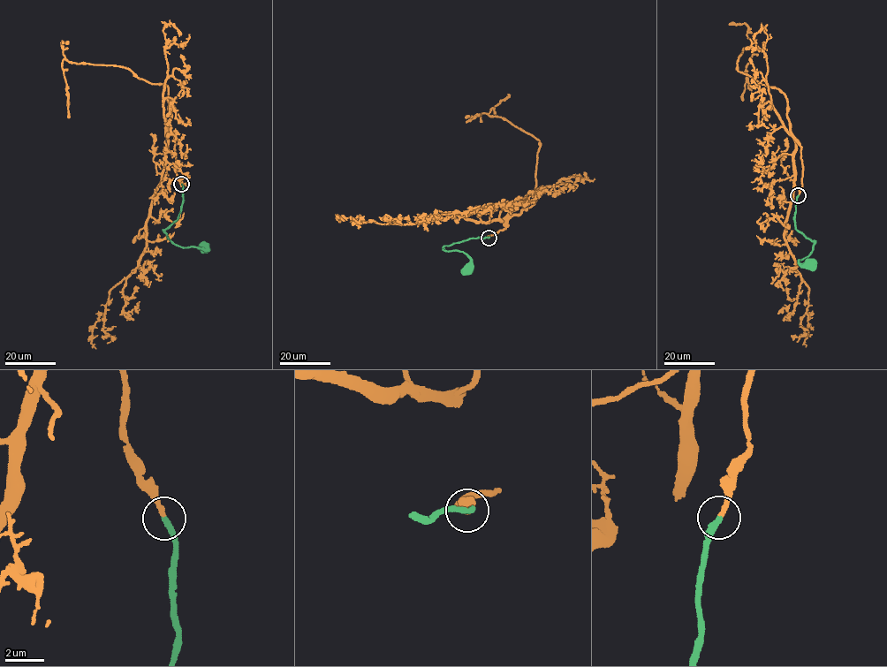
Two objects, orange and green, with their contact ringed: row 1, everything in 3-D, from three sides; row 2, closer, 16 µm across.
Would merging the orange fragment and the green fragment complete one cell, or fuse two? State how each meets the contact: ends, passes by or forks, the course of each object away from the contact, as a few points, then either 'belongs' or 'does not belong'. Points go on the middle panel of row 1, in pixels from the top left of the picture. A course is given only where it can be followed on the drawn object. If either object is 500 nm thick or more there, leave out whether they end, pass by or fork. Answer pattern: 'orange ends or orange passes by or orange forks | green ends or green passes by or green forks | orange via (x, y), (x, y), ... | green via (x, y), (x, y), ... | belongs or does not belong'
orange ends | green ends | orange via (488, 238), (505, 229), (502, 221), (477, 223), (451, 212), (418, 223), (379, 224), (337, 216), (337, 220) | green via (488, 238), (466, 239), (443, 247), (466, 253), (470, 260), (467, 269) | belongs

